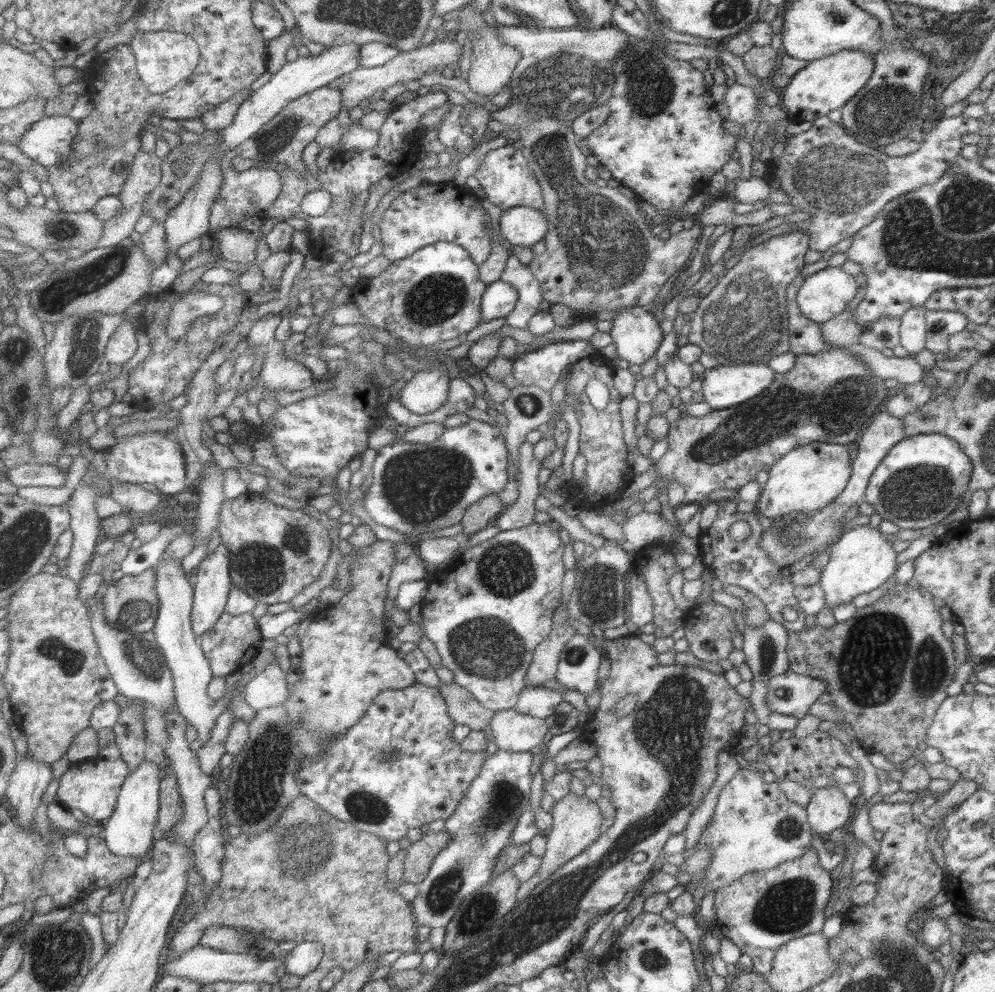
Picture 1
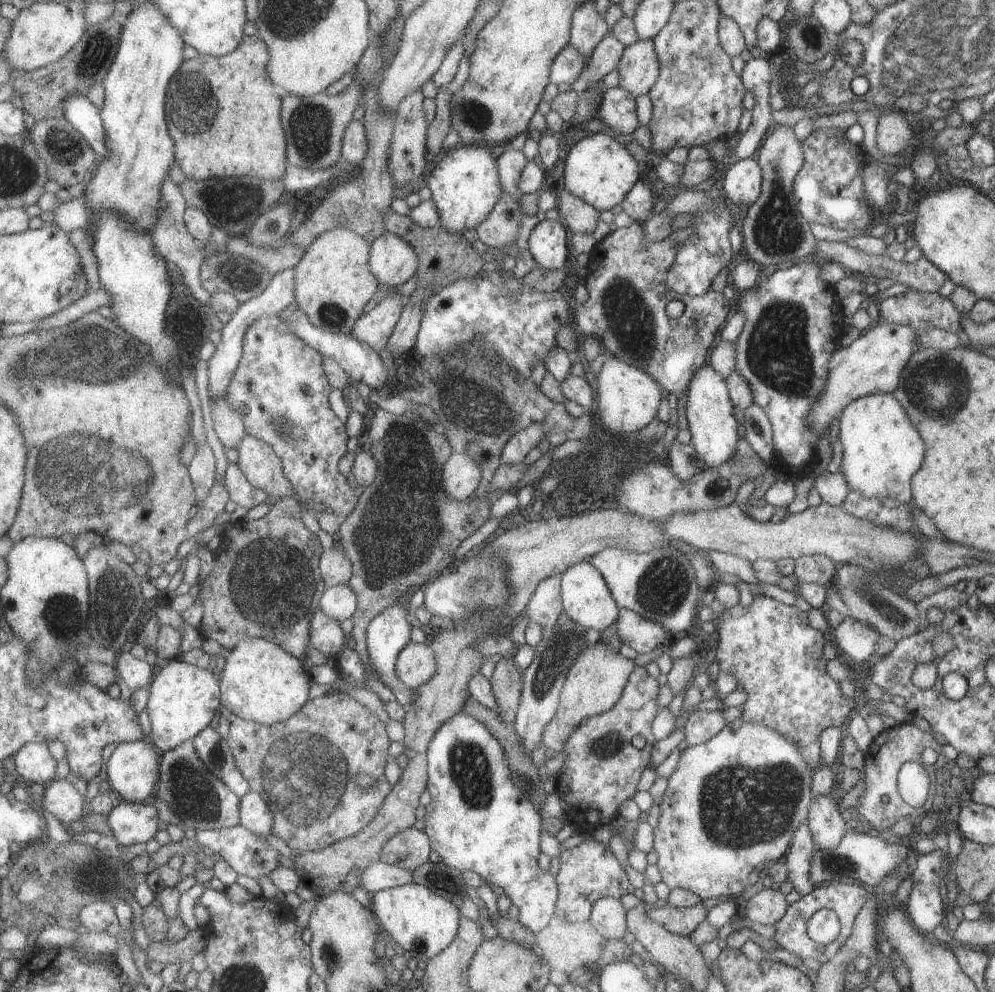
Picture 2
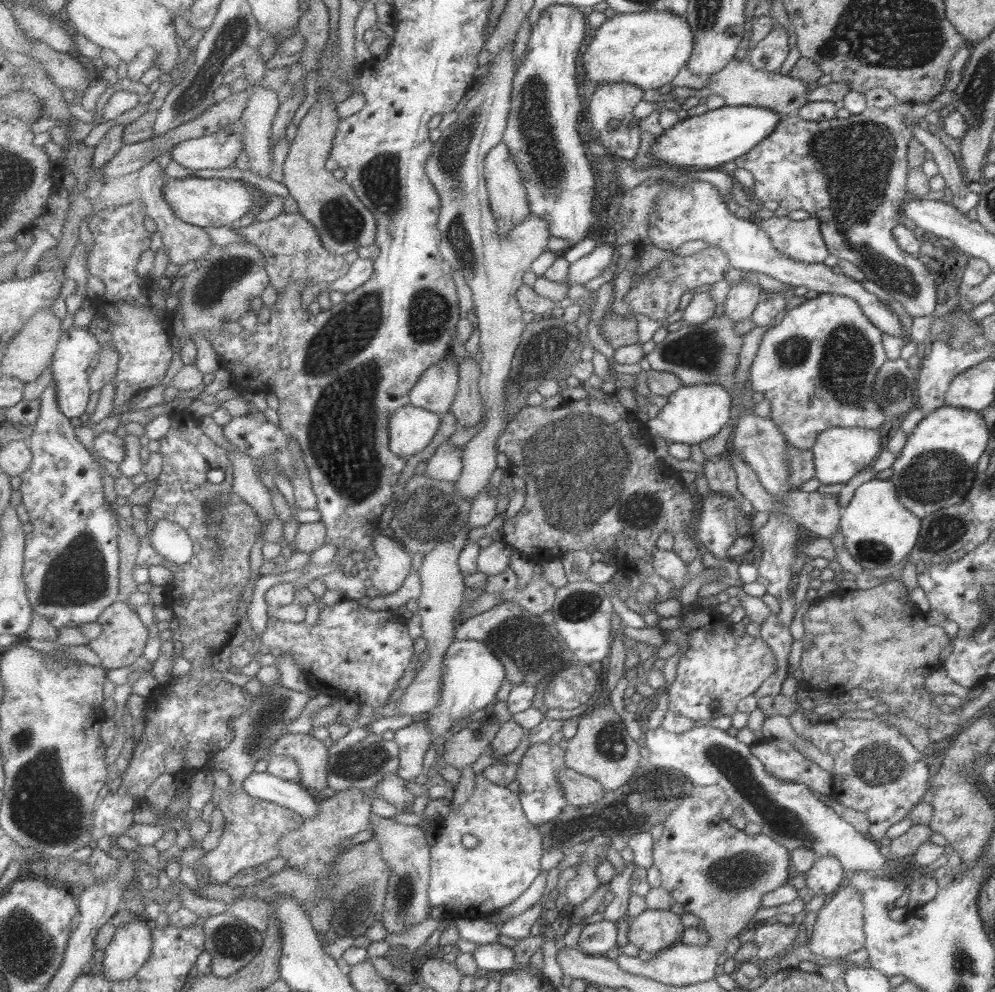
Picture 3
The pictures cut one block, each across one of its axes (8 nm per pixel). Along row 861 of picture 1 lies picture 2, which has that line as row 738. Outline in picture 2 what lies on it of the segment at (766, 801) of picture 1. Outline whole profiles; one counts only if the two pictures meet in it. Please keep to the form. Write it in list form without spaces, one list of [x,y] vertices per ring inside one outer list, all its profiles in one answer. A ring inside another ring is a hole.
[[[734,719],[725,724],[713,738],[709,738],[707,742],[697,745],[687,745],[680,752],[676,769],[666,780],[666,788],[662,795],[661,803],[658,807],[657,826],[653,829],[652,848],[658,854],[656,865],[660,874],[660,880],[669,889],[685,889],[696,894],[700,900],[705,898],[732,898],[739,899],[739,895],[747,885],[747,876],[753,868],[764,868],[765,866],[776,862],[782,862],[793,833],[803,822],[806,822],[809,805],[811,804],[811,778],[812,770],[807,768],[807,764],[803,762],[803,758],[799,756],[799,748],[789,742],[787,738],[783,738],[781,734],[777,734],[775,730],[769,730],[763,724],[749,724],[743,720]]]

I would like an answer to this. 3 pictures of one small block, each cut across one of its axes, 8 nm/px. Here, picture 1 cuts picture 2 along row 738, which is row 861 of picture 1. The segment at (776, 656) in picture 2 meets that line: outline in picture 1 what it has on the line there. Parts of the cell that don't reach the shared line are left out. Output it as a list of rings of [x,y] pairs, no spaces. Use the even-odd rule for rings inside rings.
[[[810,848],[801,856],[782,862],[771,870],[754,870],[734,880],[731,884],[714,891],[714,907],[716,908],[715,925],[721,934],[728,938],[743,954],[751,958],[751,969],[764,976],[771,971],[772,960],[777,949],[788,940],[806,934],[815,934],[823,926],[823,909],[831,896],[831,877],[829,870],[821,868],[816,850]]]

